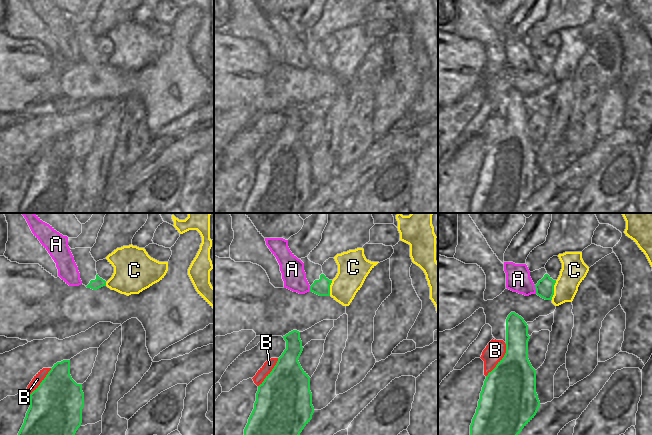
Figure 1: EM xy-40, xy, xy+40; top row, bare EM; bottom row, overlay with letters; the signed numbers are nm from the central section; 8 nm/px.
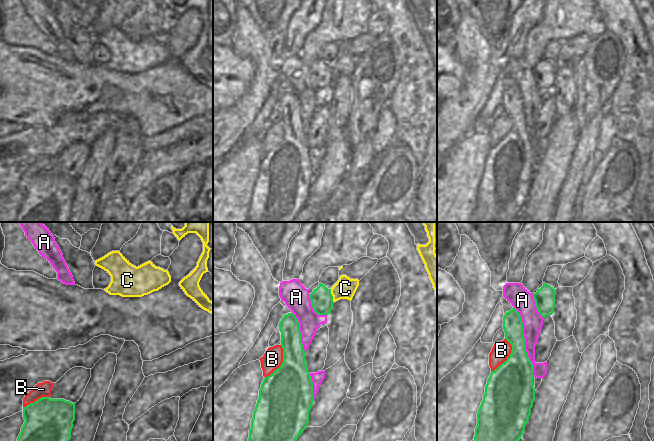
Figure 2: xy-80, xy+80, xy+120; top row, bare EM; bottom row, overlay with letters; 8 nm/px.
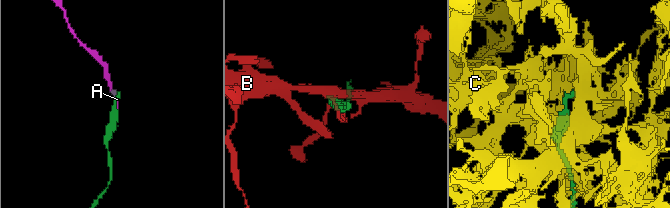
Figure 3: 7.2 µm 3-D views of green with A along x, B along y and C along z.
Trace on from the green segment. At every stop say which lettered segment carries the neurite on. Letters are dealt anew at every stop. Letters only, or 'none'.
none.

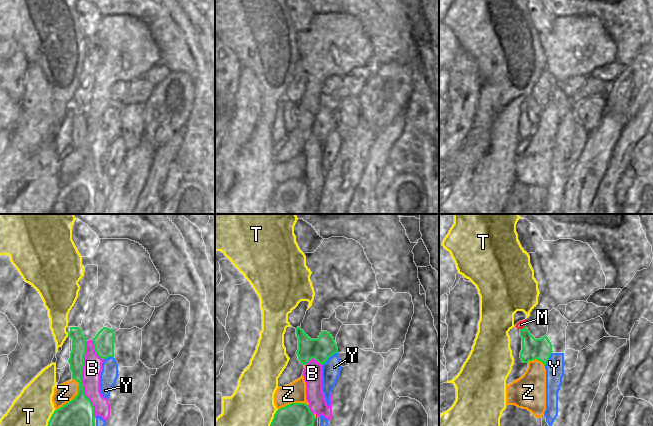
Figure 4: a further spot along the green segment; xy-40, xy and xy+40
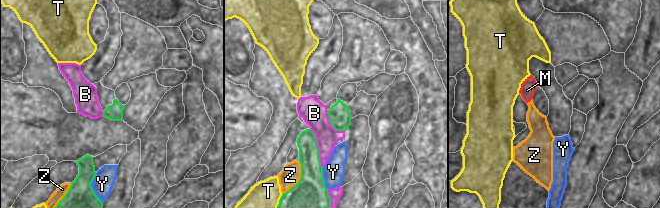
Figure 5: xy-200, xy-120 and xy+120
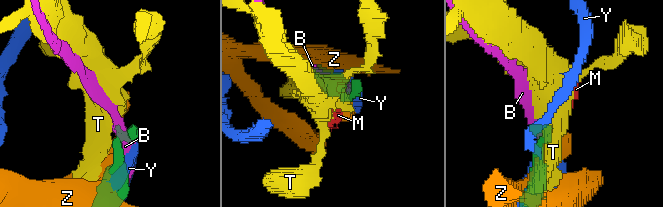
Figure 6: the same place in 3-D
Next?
M.

